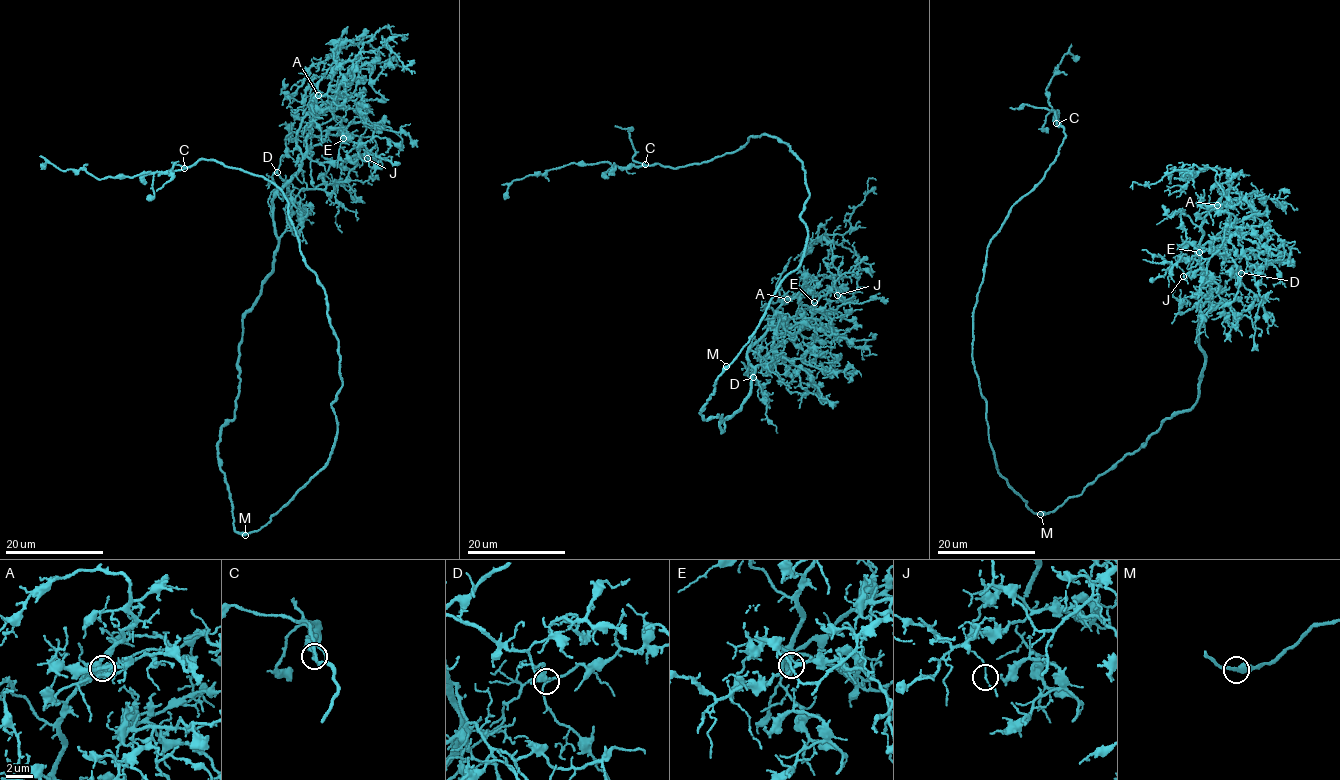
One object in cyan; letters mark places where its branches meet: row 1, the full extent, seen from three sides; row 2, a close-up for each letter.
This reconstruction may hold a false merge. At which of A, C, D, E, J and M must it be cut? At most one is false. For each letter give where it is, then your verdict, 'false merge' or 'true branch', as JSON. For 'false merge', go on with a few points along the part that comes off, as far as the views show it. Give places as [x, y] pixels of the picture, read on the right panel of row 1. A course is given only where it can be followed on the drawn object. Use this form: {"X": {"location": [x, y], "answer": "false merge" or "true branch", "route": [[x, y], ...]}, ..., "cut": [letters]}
{"A": {"location": [1217, 205], "answer": "true branch"}, "C": {"location": [1056, 123], "answer": "true branch"}, "D": {"location": [1241, 273], "answer": "true branch"}, "E": {"location": [1199, 252], "answer": "true branch"}, "J": {"location": [1183, 276], "answer": "false merge", "route": [[1183, 276], [1187, 281], [1172, 296], [1178, 301], [1178, 311], [1211, 294], [1210, 310], [1202, 318], [1208, 338]]}, "M": {"location": [1040, 514], "answer": "true branch"}, "cut": ["J"]}

